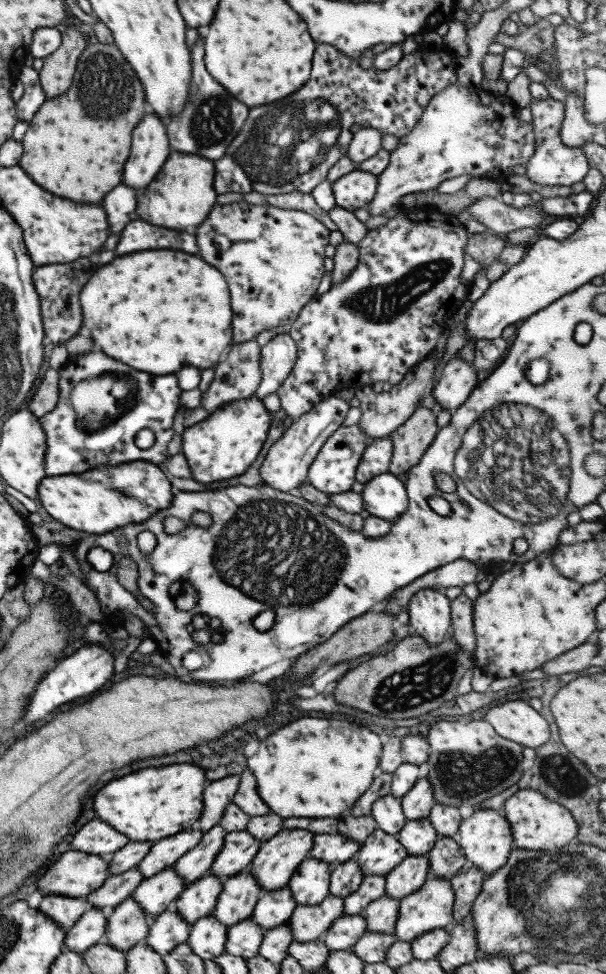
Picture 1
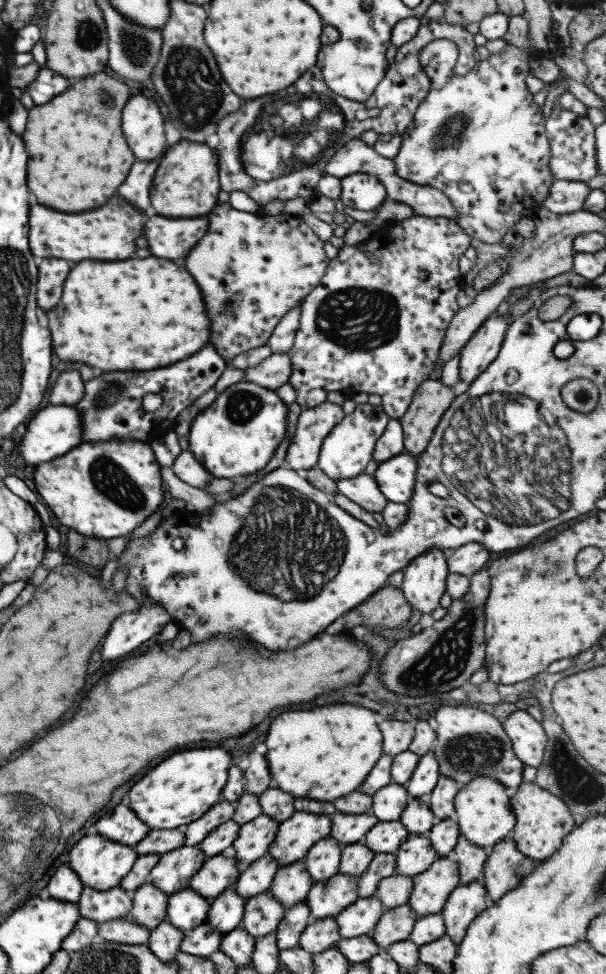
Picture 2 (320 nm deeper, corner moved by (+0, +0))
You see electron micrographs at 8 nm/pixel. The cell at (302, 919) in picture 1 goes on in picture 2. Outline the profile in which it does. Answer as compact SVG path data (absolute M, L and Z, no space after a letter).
M339 872L323 882L314 882L306 894L310 922L335 918L340 910L358 899L356 878Z

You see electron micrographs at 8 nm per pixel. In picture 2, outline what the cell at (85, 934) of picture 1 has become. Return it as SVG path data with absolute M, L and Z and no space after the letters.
M83 886L78 901L79 916L97 922L97 925L111 920L124 919L131 910L131 894L121 887L114 886L107 890L95 890Z

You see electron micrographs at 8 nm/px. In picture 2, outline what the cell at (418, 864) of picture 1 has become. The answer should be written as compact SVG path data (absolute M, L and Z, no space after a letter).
M409 833L394 856L395 873L409 878L423 872L437 859L429 839L419 833Z

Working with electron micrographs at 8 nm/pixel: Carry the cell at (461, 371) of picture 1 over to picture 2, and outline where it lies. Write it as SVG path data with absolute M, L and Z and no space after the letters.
M508 314L489 316L459 350L458 376L459 381L469 384L486 370L490 362L497 356L505 331L507 331Z

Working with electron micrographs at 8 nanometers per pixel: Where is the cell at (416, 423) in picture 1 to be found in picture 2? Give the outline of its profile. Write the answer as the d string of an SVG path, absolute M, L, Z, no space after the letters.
M426 379L415 389L409 406L398 418L403 451L417 456L425 450L434 428L454 397L454 388L445 386L439 379Z

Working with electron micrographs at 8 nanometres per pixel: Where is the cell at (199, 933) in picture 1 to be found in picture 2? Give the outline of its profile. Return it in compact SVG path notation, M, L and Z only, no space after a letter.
M234 886L227 887L211 902L207 911L205 923L209 928L227 934L240 926L243 919L245 899L235 892Z

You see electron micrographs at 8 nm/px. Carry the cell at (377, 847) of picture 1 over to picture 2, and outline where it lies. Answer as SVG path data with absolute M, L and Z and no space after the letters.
M377 822L364 834L363 845L374 854L395 854L405 842L408 833L403 824L395 822Z

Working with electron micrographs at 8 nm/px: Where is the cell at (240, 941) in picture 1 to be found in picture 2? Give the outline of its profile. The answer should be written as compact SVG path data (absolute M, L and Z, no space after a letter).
M270 890L249 897L244 904L242 930L258 939L269 932L274 932L283 919L285 908L281 906Z

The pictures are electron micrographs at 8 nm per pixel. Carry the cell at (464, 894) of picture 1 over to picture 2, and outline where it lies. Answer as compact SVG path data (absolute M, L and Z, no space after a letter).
M461 833L458 834L456 842L446 858L457 864L458 881L459 885L462 885L481 876L481 867L487 860L487 851L470 844Z

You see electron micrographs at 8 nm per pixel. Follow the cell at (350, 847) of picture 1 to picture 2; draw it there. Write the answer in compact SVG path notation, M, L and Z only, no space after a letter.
M341 814L330 818L328 836L334 838L341 847L362 842L364 834L378 821L373 814Z

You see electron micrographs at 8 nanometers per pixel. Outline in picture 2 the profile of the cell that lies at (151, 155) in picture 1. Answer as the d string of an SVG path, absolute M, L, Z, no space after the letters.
M144 95L131 96L121 110L121 132L137 160L153 160L163 154L163 108Z

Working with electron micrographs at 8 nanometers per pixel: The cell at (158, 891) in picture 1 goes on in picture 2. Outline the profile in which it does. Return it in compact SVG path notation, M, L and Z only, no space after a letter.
M198 844L181 846L160 856L149 871L149 882L170 895L188 886L189 879L205 862Z

